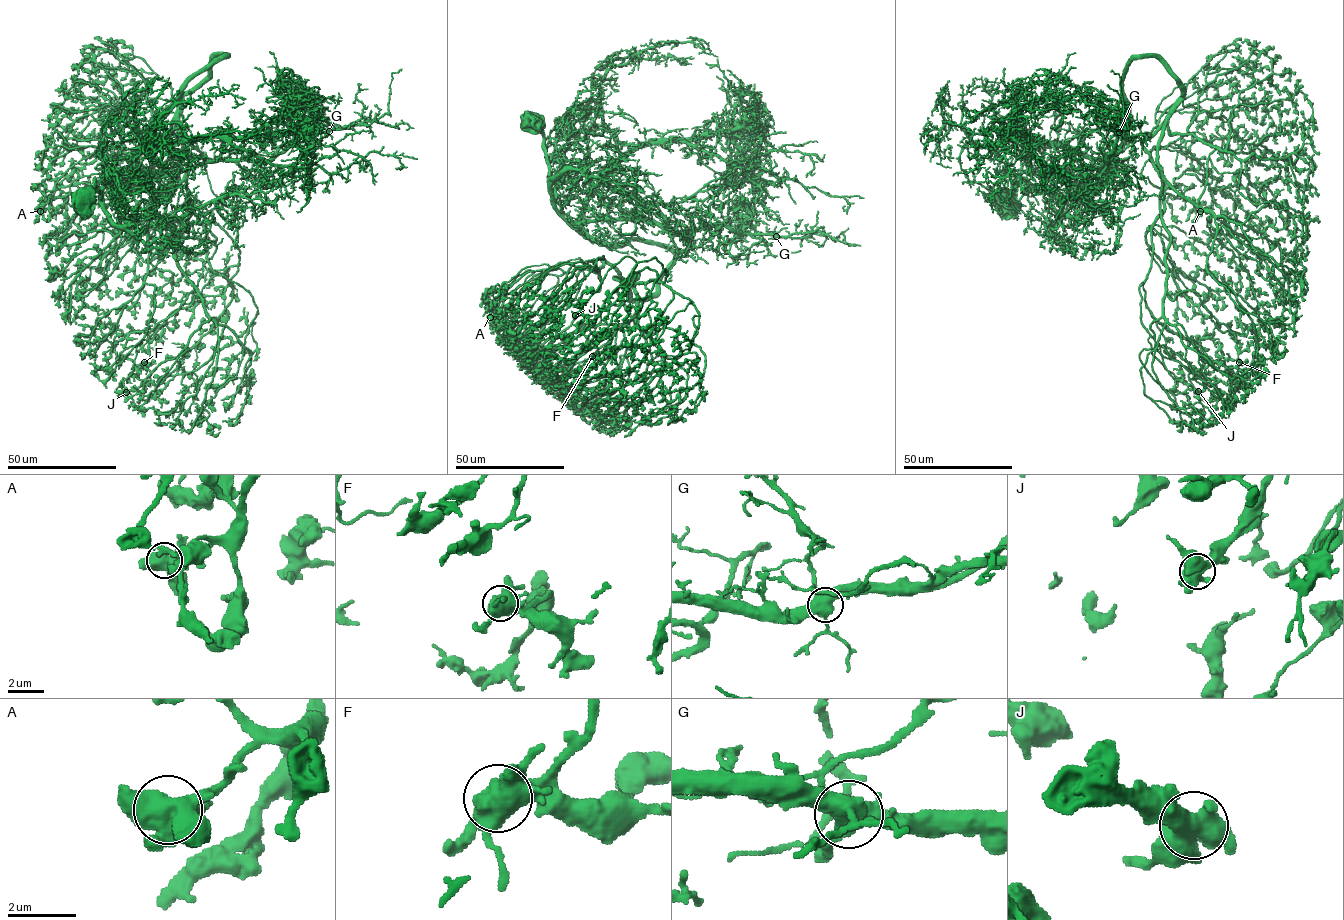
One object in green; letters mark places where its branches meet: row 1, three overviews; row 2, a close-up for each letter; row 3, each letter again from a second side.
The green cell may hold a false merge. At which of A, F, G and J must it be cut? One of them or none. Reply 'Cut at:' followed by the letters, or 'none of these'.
Cut at: none of these

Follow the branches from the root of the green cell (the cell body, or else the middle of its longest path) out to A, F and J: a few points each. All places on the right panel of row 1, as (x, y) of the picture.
A: (1005, 200), (1022, 183), (1071, 198), (1108, 168), (1123, 73), (1157, 57), (1181, 102), (1142, 178), (1200, 211)
F: (1005, 200), (1108, 168), (1123, 73), (1157, 57), (1181, 87), (1166, 294), (1194, 291), (1239, 362)
J: (1005, 200), (1108, 168), (1123, 73), (1157, 57), (1181, 102), (1140, 359), (1198, 391)

